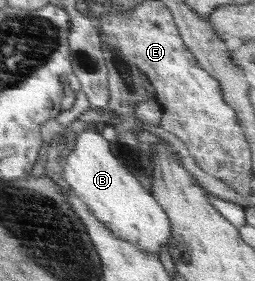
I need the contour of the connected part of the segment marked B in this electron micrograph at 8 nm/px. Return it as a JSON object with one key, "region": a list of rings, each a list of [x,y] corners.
{"region":[[[92,126],[79,133],[75,149],[67,156],[64,166],[64,183],[85,200],[93,213],[110,227],[120,238],[133,242],[147,253],[159,255],[164,246],[169,246],[173,224],[162,203],[148,190],[144,183],[112,152],[113,142],[102,135],[99,126]]]}

